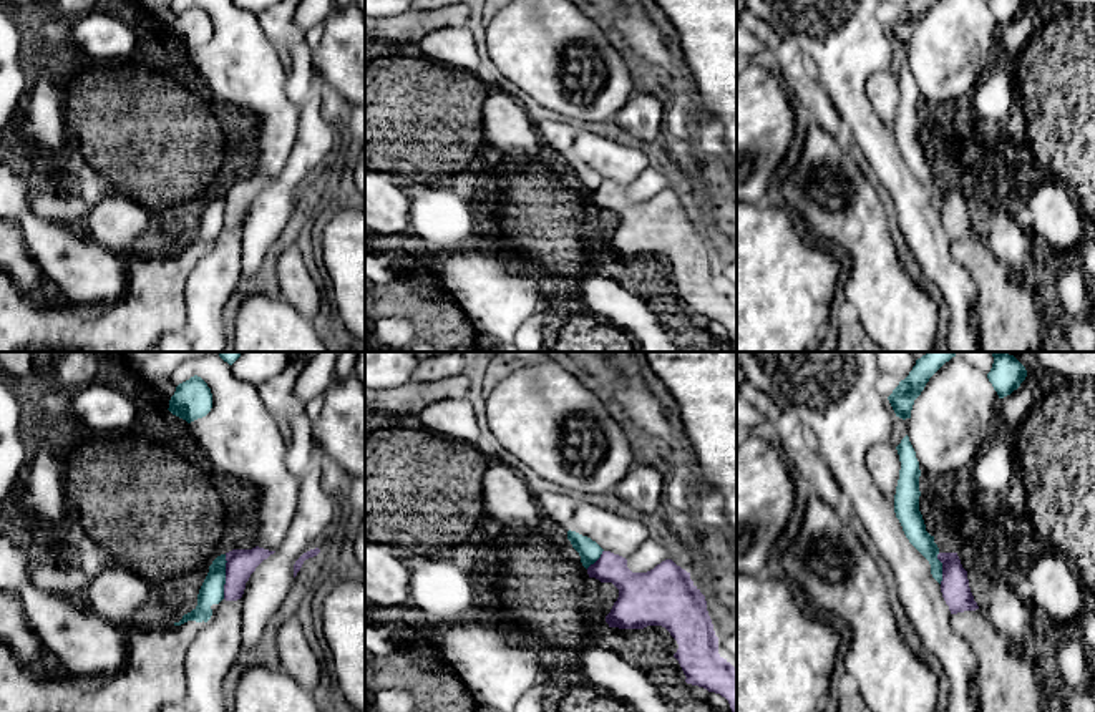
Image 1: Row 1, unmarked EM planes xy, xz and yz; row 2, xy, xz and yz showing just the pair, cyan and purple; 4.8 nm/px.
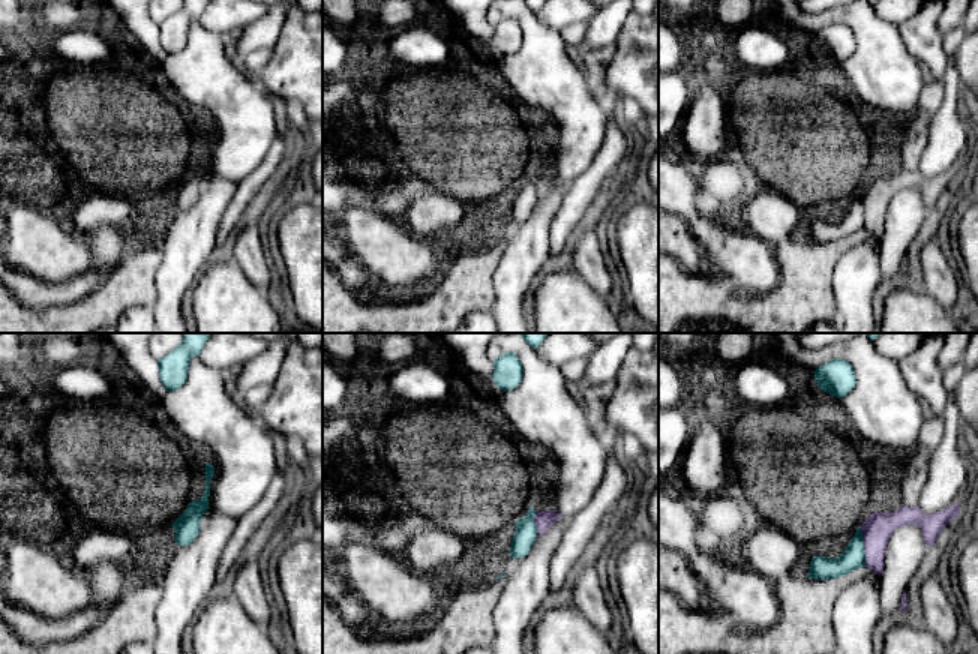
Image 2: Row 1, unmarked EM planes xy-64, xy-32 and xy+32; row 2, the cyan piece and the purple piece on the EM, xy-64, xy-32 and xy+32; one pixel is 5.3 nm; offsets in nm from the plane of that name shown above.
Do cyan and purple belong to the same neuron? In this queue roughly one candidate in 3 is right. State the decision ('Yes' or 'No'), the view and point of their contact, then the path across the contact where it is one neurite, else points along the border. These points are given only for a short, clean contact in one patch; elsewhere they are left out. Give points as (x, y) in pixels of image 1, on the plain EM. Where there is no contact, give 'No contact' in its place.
No. Touches cyan at xy (224, 204). Boundary: xy (226, 183), (223, 226)

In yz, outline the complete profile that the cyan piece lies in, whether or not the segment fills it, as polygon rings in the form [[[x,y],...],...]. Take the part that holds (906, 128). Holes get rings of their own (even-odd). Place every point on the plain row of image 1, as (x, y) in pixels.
[[[906,63],[896,75],[901,98],[894,123],[894,141],[909,171],[929,189],[932,206],[941,212],[942,191],[937,188],[939,176],[934,164],[926,159],[922,143],[919,139],[919,90],[916,80]]]

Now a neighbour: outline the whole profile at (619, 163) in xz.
[[[581,129],[576,134],[571,159],[591,166],[604,179],[622,186],[630,184],[649,168],[649,154],[644,149]]]

